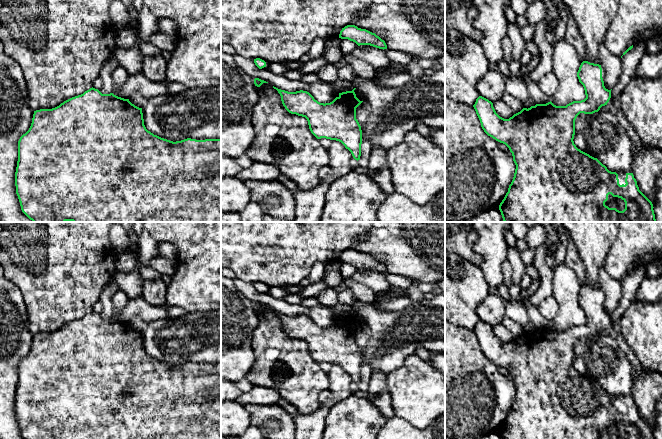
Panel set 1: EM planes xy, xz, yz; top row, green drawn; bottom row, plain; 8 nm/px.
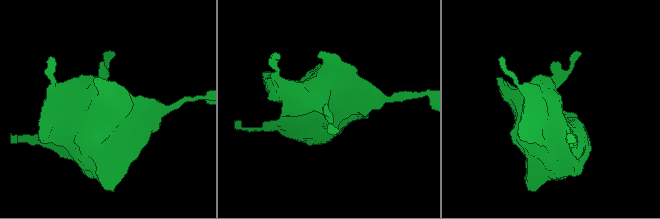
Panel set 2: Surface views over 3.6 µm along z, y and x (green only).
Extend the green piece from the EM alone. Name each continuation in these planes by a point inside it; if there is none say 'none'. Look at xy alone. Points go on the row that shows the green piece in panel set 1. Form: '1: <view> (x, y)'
none

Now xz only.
none

